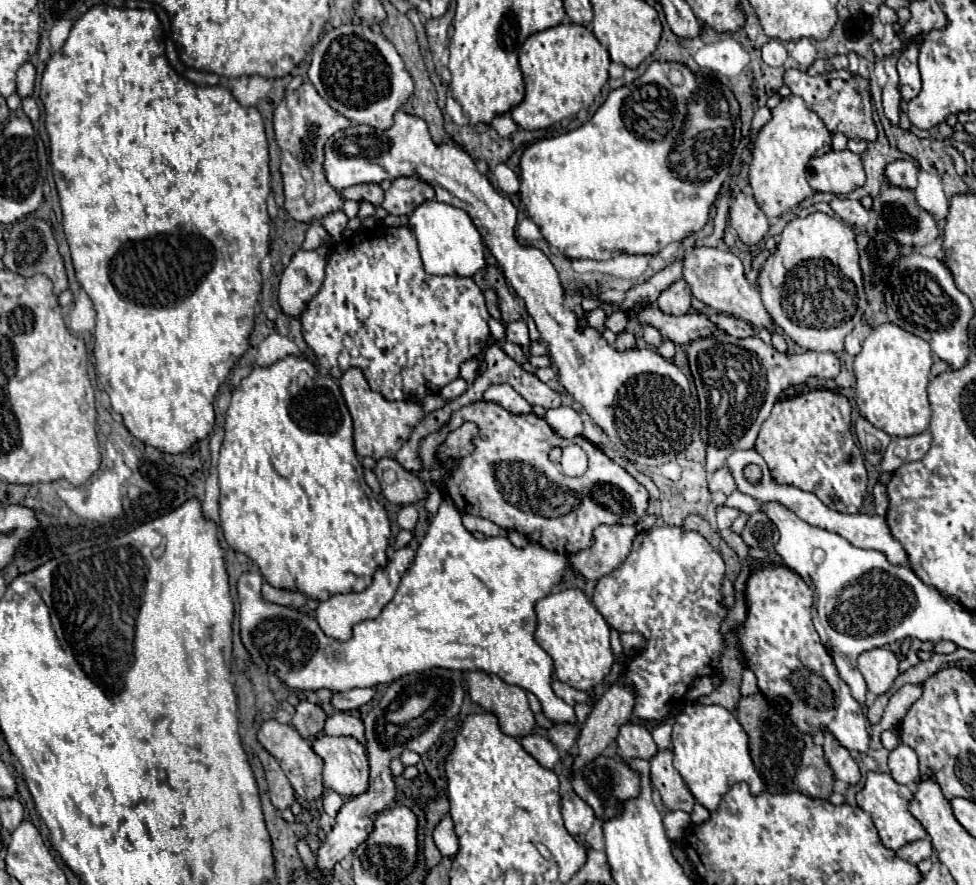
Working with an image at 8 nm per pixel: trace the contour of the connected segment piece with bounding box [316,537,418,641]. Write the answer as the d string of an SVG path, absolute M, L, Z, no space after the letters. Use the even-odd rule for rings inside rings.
M414 537L406 547L398 549L390 559L388 559L388 565L386 567L378 567L376 573L374 573L374 581L368 589L364 589L362 593L346 593L346 595L332 595L330 599L322 601L316 609L316 621L320 623L322 631L328 635L328 637L334 637L334 639L340 639L340 641L346 641L352 637L352 627L360 621L366 621L366 619L374 619L380 615L380 611L390 603L390 599L394 597L396 593L396 587L400 585L400 579L404 577L404 573L410 569L410 563L416 555L416 549L418 549L418 539Z

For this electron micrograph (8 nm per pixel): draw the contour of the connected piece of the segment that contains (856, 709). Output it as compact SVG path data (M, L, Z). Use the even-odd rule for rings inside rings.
M764 567L754 571L746 581L746 601L748 601L748 617L740 627L740 647L744 657L748 659L748 667L758 677L758 687L768 699L788 699L792 703L790 719L792 723L804 731L830 731L846 749L866 753L870 749L870 735L866 729L866 717L858 701L852 697L850 687L838 677L832 657L824 649L810 617L812 609L812 589L788 567Z

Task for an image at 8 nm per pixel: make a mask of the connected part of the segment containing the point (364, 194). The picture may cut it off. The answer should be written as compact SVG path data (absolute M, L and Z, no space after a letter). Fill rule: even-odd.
M364 183L364 185L354 185L354 187L346 187L340 191L340 197L344 199L352 199L352 201L358 201L358 199L366 199L370 201L372 205L380 205L384 201L384 191L380 189L380 185L372 185L372 183Z

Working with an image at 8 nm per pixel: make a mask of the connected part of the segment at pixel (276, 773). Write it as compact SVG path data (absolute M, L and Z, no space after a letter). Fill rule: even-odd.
M262 749L258 753L260 761L262 761L262 767L264 767L264 773L266 773L266 781L268 781L268 791L270 791L270 799L272 799L272 805L276 809L286 809L286 807L292 807L292 803L296 801L294 797L294 789L290 785L290 781L286 779L284 771L280 769L278 761L266 751Z

